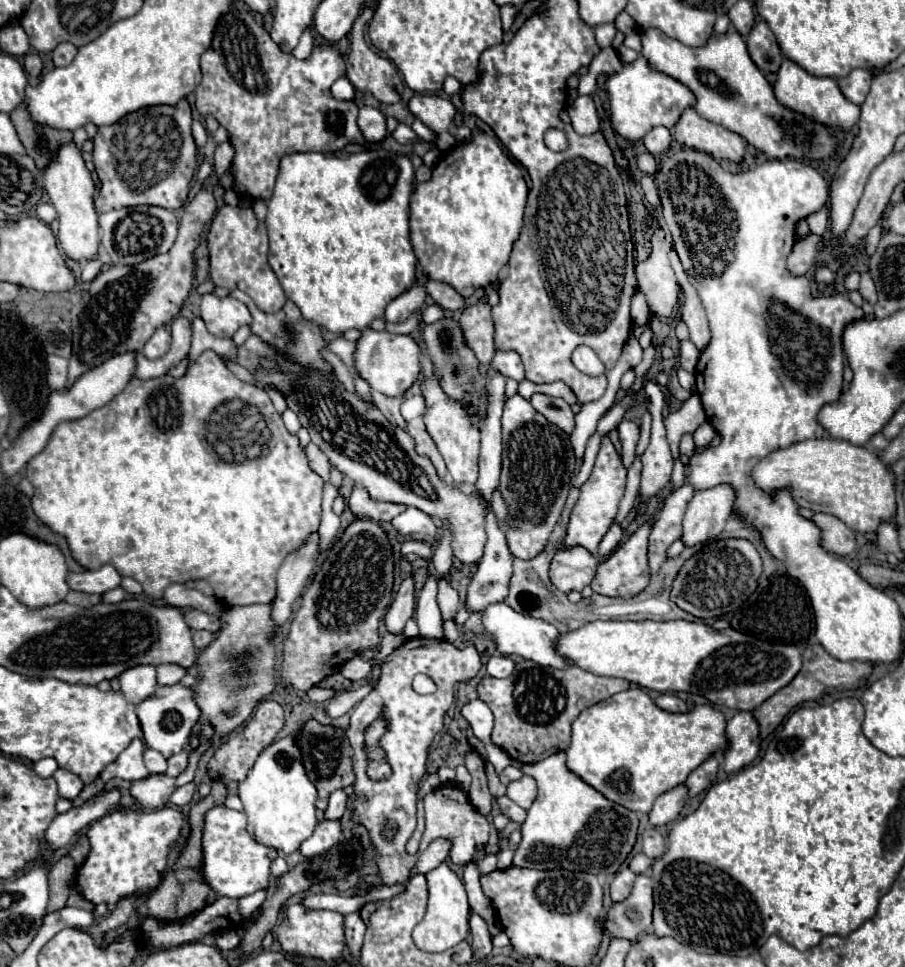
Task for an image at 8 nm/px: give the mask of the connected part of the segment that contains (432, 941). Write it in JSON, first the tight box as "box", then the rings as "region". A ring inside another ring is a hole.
{"box":[413,863,469,951],"region":[[[441,863],[437,869],[427,873],[427,885],[429,885],[429,907],[423,921],[413,929],[415,945],[423,951],[445,951],[469,937],[469,903],[467,893],[463,887],[463,881],[457,877],[457,873],[447,865]]]}

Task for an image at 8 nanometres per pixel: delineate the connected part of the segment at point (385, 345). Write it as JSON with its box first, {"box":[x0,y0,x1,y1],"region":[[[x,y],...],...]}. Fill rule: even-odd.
{"box":[355,329,421,397],"region":[[[365,329],[357,341],[355,367],[359,375],[371,385],[373,391],[379,391],[389,397],[403,395],[419,377],[421,371],[421,347],[411,335],[393,335],[389,331]]]}

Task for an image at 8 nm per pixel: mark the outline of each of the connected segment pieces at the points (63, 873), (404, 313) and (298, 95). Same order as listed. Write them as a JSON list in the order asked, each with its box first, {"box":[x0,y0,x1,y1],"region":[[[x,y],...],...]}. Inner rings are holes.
[{"box":[49,855,77,911],"region":[[[69,855],[61,857],[59,863],[55,863],[51,867],[51,871],[49,871],[49,911],[65,907],[67,895],[73,885],[75,869],[77,869],[77,865]]]},{"box":[385,283,427,323],"region":[[[415,283],[411,289],[407,289],[405,293],[401,293],[397,299],[393,299],[387,307],[385,307],[385,321],[387,323],[401,323],[405,321],[411,313],[419,311],[425,303],[427,291],[425,285]]]},{"box":[195,9,363,199],"region":[[[231,9],[219,19],[211,49],[201,55],[203,81],[195,89],[195,107],[207,117],[213,115],[219,125],[229,131],[235,157],[231,171],[235,177],[235,191],[255,199],[269,199],[279,175],[279,161],[285,155],[301,151],[335,153],[347,143],[363,143],[361,131],[357,131],[357,105],[353,101],[337,101],[329,95],[329,85],[345,73],[345,61],[333,45],[315,47],[307,61],[299,61],[293,55],[283,53],[269,37],[269,33],[253,19],[251,13]]]}]

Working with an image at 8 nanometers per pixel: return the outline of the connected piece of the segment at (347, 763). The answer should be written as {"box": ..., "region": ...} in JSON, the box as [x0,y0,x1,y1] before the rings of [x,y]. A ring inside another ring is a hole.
{"box":[293,719,355,809],"region":[[[309,719],[305,721],[305,725],[293,733],[295,743],[301,751],[303,757],[303,767],[305,773],[309,775],[311,783],[317,787],[319,799],[317,799],[317,809],[327,807],[329,803],[329,795],[335,789],[341,787],[349,787],[355,783],[355,775],[353,775],[353,747],[349,743],[349,739],[345,739],[345,729],[337,727],[337,725],[321,725],[317,719]]]}

